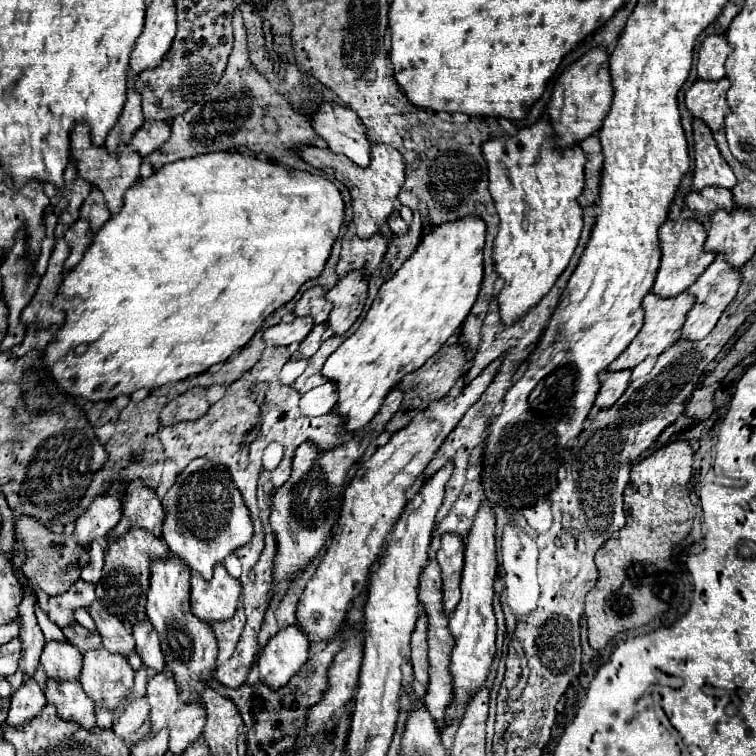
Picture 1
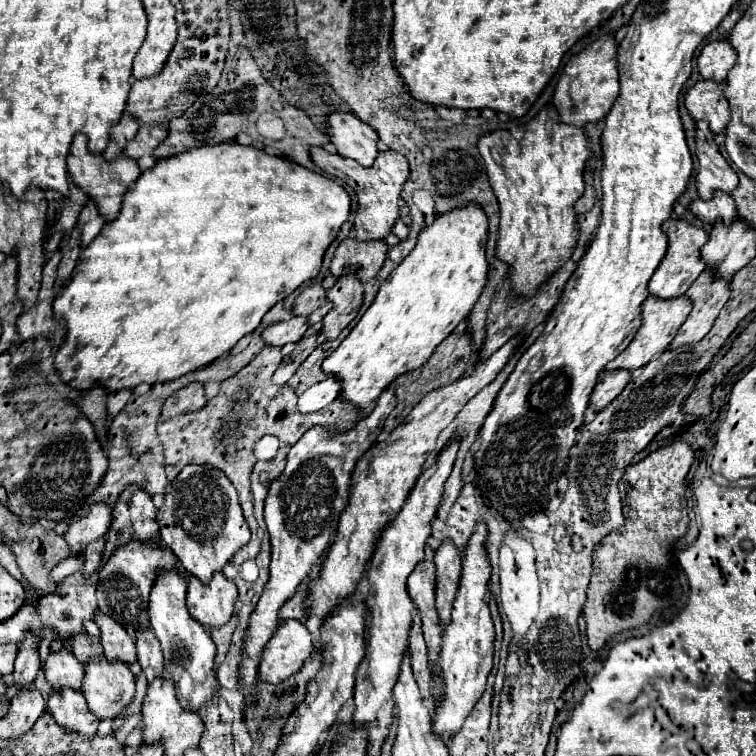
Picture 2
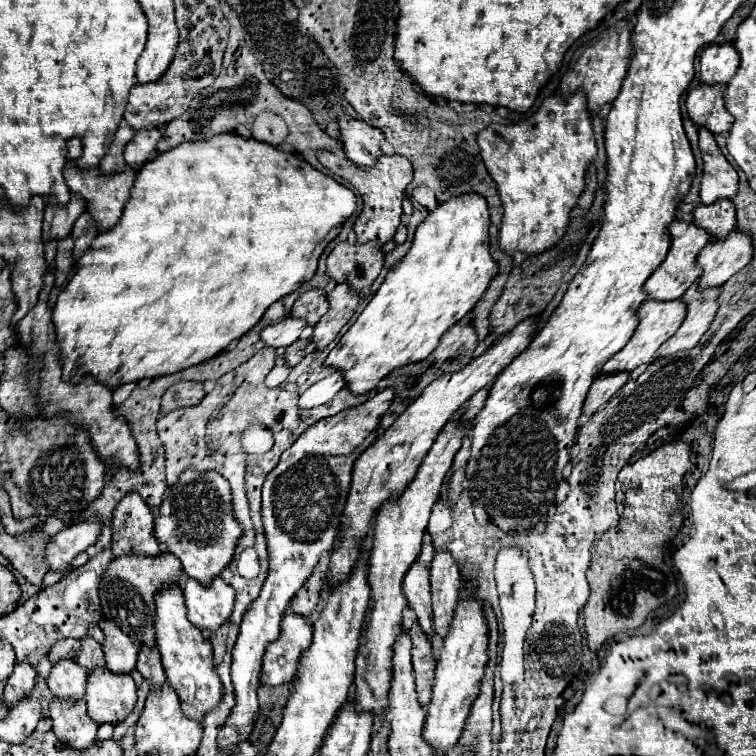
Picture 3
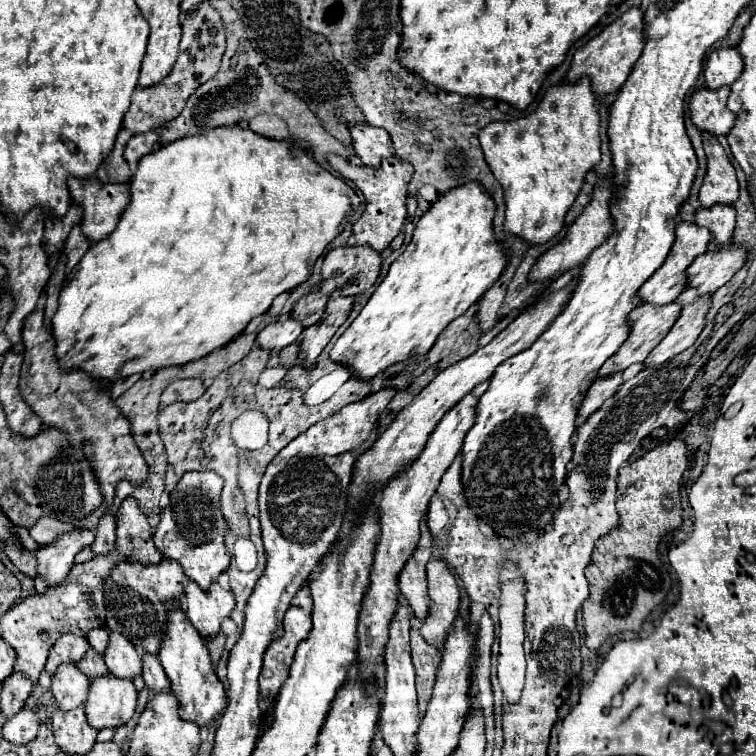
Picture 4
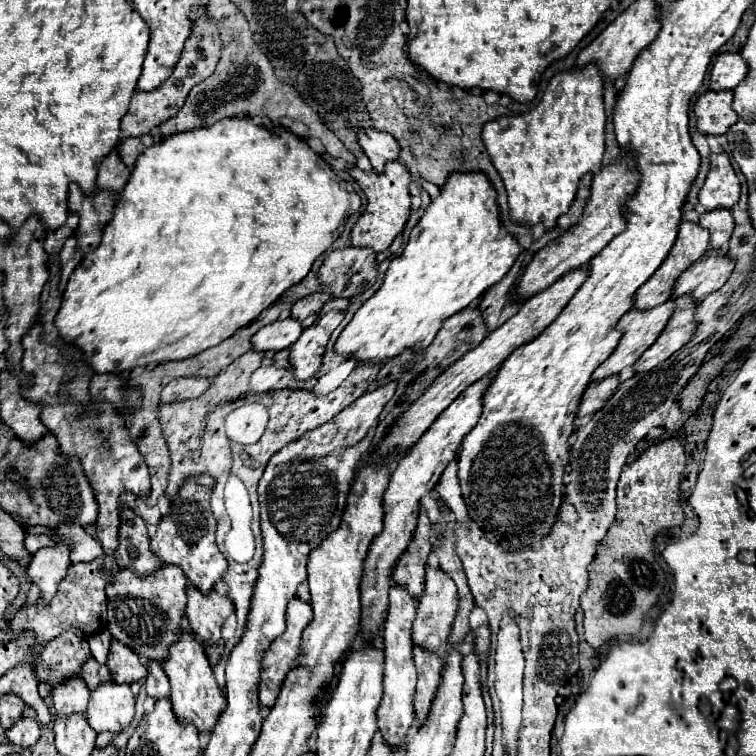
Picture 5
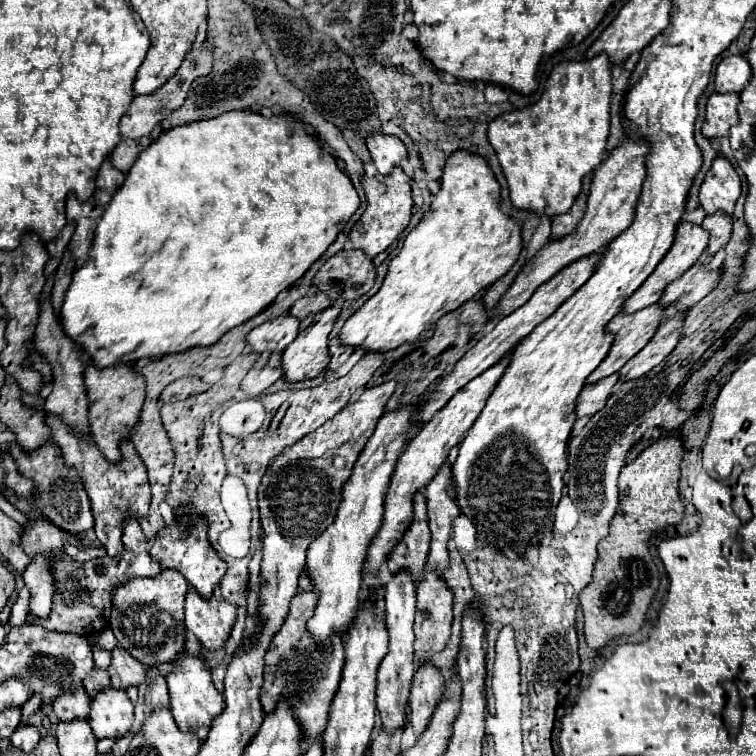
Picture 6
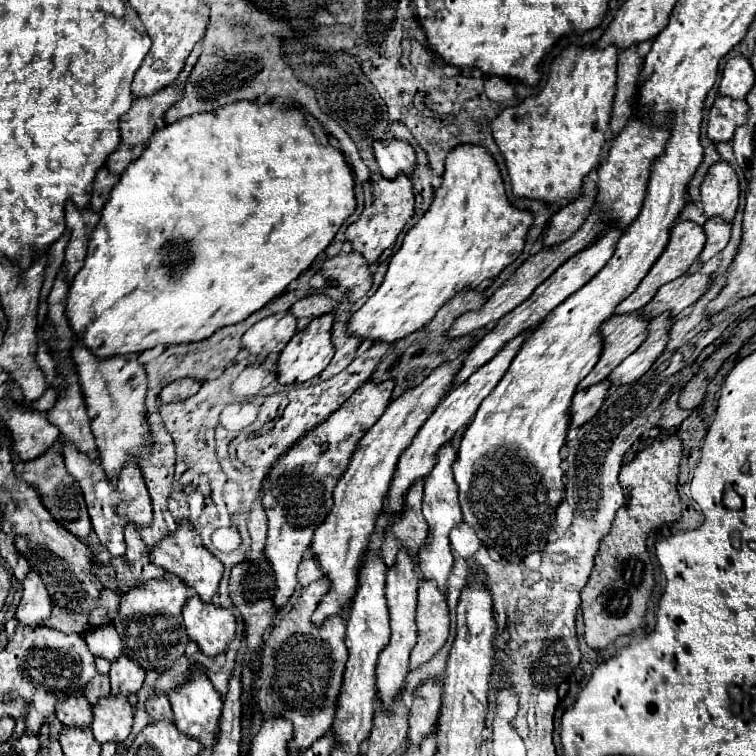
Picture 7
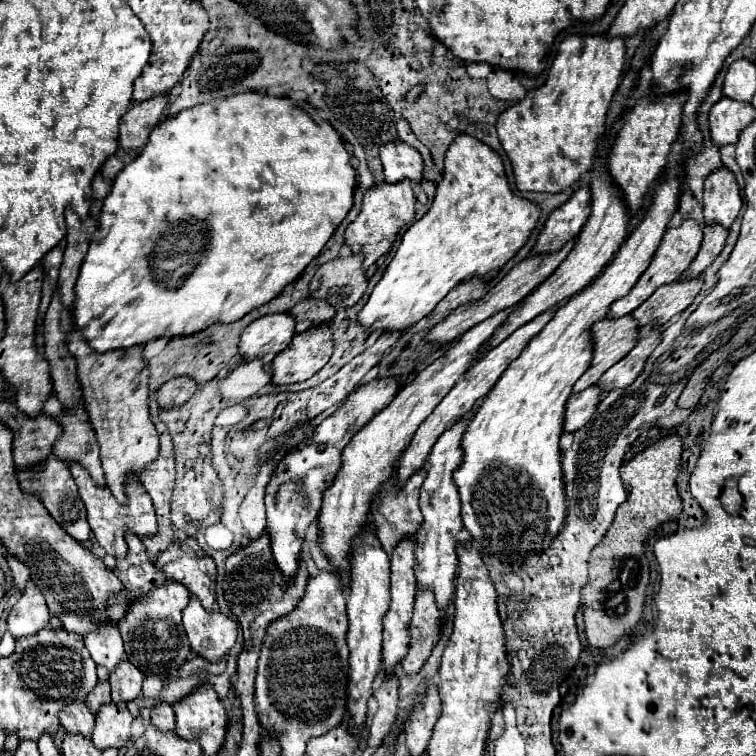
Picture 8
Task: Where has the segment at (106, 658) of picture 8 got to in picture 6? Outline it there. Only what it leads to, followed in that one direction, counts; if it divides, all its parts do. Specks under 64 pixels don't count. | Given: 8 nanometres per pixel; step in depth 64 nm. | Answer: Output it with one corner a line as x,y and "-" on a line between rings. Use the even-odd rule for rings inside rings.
106,628
104,632
100,632
100,634
92,636
92,638
90,638
90,642
92,642
92,644
98,644
98,646
102,646
102,648
106,648
108,652
116,646
116,638
112,636
112,630
110,630
110,628

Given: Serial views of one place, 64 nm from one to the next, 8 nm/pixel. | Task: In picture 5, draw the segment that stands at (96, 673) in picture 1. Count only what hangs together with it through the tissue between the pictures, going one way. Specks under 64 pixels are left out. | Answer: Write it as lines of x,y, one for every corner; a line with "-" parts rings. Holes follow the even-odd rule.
114,680
100,684
90,692
90,702
86,710
88,724
100,732
122,732
134,718
136,698
128,684
116,684

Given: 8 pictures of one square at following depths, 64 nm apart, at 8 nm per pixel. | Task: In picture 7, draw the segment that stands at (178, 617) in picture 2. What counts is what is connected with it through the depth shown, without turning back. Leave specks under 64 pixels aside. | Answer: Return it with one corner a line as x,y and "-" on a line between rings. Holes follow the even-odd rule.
192,666
190,668
190,678
176,686
174,690
170,690
168,694
170,704
172,704
172,712
174,712
174,724
178,726
178,730
194,740
198,740
202,746
212,746
216,740
216,730
218,730
218,720
222,716
222,696
214,690
212,682
206,676
206,670
200,666

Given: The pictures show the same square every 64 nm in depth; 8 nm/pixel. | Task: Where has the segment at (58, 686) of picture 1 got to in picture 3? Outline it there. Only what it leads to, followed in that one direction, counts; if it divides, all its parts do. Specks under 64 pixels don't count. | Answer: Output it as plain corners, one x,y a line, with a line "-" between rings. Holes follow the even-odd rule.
54,698
50,702
50,718
54,722
56,736
76,750
84,750
96,740
98,724
86,714
86,702
82,698

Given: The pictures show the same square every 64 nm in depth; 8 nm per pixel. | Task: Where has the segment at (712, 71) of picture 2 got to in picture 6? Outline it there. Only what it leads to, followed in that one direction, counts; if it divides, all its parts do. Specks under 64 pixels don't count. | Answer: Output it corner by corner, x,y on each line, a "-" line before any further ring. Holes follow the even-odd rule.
728,56
722,58
720,64
716,66
716,76
714,76
714,88
716,92
740,92
744,84
750,80
750,64
746,62
744,56

